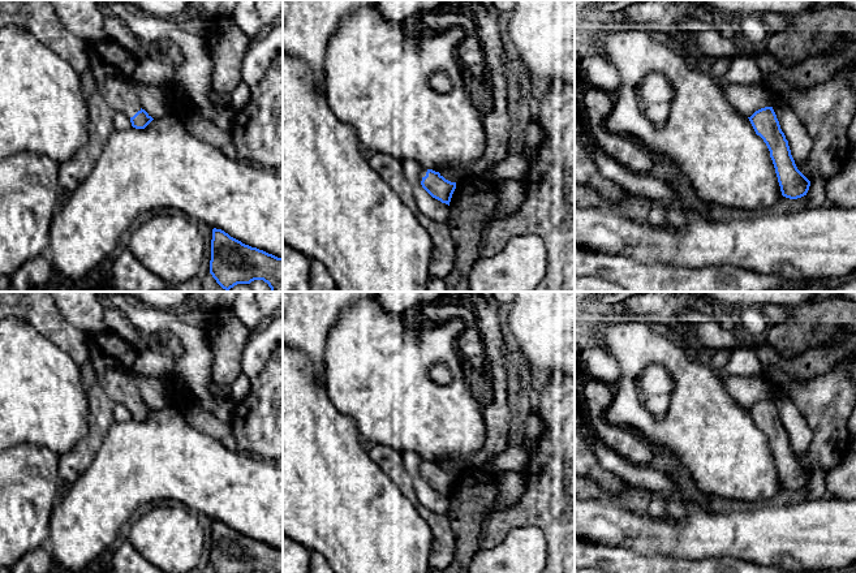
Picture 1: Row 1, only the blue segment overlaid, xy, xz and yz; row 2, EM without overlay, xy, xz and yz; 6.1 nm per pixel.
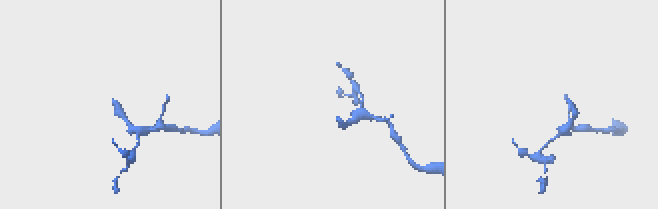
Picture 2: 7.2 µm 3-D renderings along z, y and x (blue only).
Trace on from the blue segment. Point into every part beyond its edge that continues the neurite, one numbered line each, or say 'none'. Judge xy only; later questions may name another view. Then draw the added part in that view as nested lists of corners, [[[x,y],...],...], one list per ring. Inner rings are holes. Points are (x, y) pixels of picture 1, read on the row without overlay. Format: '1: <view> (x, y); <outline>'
1: xy (121, 386); [[[111,369],[100,374],[100,383],[109,398],[129,410],[141,402],[137,378],[128,371]]]

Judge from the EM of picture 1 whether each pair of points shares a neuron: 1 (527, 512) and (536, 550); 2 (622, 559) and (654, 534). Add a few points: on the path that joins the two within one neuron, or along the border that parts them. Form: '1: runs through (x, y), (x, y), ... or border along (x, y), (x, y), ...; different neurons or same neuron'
1: border along (503, 539), (513, 529), (537, 526), (547, 551); different neurons
2: border along (602, 545), (662, 556); different neurons

